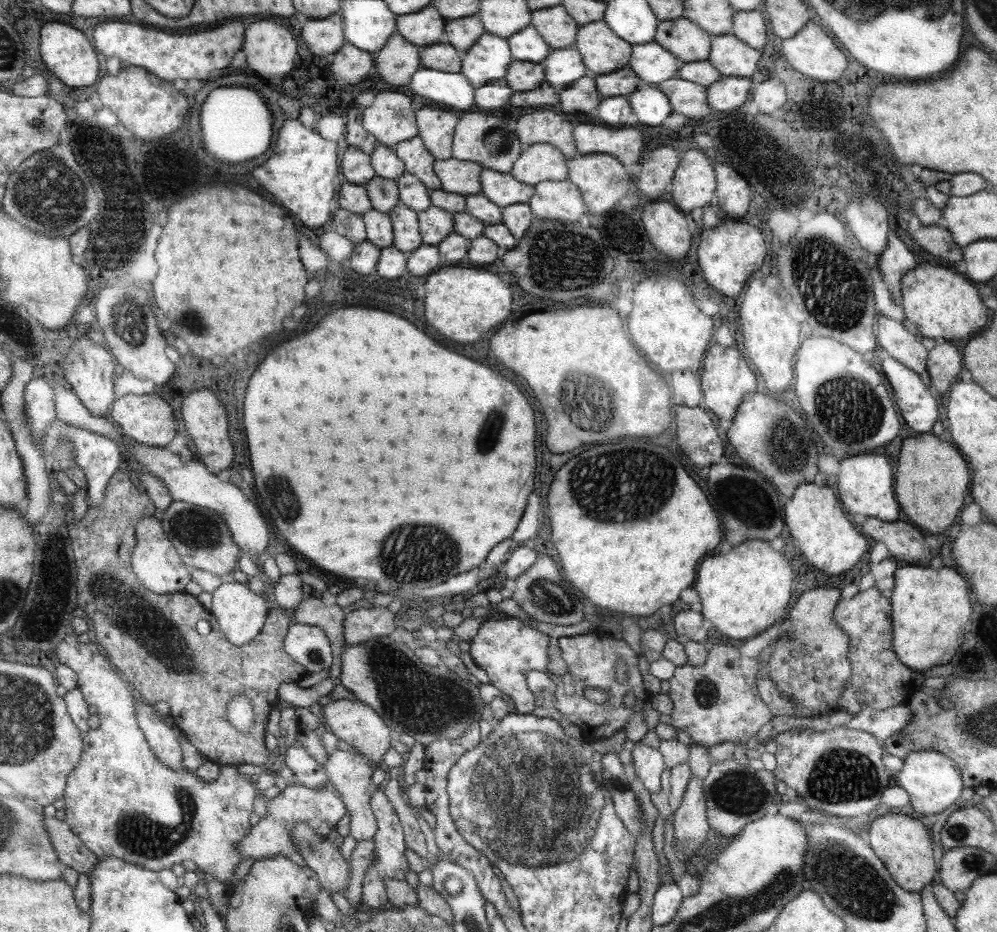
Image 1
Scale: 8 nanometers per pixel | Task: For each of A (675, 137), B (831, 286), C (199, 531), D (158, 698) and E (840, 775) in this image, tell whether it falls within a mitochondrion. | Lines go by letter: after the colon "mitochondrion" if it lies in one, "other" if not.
A: other
B: mitochondrion
C: mitochondrion
D: other
E: mitochondrion

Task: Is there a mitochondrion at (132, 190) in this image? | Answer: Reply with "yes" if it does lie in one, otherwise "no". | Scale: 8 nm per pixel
no

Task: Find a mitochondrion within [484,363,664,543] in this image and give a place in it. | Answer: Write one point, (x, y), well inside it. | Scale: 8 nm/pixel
(589, 405)

